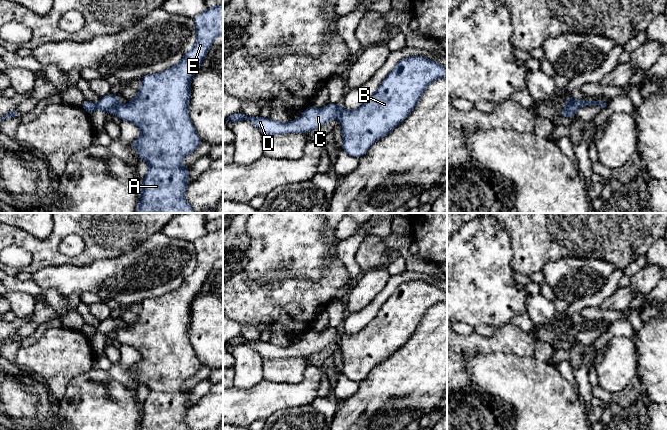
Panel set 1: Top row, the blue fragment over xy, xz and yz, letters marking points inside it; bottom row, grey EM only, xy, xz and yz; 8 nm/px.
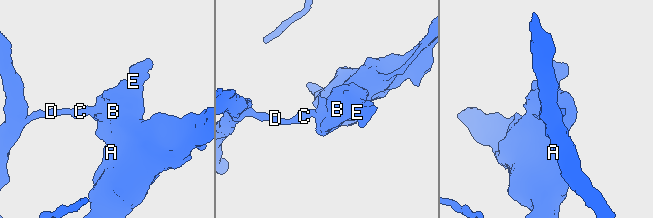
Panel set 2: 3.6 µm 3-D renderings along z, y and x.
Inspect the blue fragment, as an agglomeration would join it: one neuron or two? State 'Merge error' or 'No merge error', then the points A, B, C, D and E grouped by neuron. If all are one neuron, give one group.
Merge error. Groups: A B E / C D

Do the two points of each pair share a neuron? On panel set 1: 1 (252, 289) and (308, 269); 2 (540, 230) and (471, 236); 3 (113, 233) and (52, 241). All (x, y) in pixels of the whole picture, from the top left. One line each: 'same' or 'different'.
1: different
2: different
3: same

